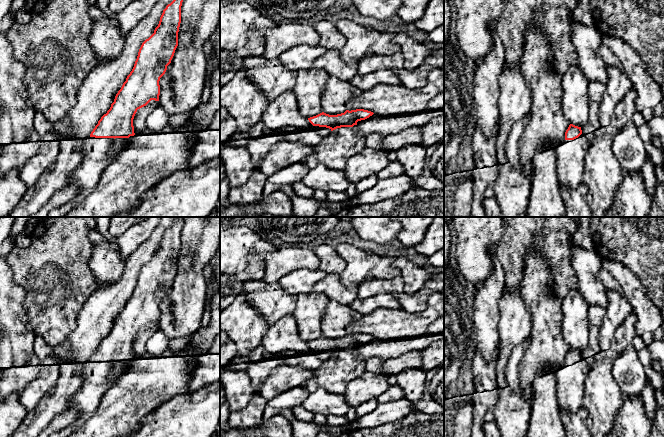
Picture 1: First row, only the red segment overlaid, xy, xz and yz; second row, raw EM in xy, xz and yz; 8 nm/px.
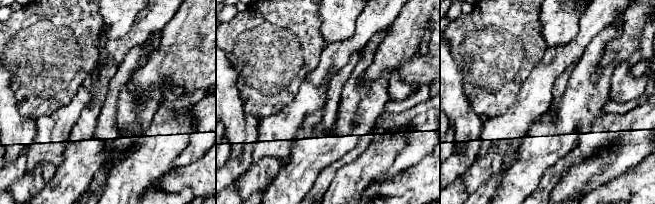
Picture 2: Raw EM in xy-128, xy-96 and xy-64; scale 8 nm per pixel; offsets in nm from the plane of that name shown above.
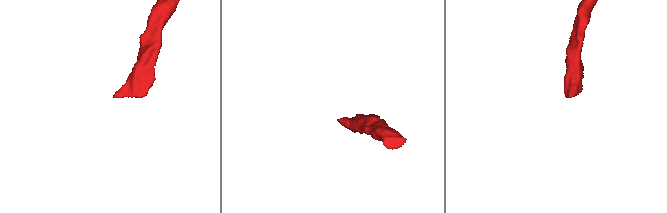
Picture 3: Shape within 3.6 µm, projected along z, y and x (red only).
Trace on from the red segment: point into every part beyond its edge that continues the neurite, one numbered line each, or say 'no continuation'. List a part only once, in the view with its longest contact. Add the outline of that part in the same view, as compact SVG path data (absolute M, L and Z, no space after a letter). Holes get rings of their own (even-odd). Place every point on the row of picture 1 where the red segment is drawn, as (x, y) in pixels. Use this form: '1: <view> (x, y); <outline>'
1: xy (97, 157); M114 138L84 139L82 162L69 177L69 183L77 186L78 194L72 202L52 210L49 217L64 217L75 205L93 192L101 174L114 160L111 157L114 144Z

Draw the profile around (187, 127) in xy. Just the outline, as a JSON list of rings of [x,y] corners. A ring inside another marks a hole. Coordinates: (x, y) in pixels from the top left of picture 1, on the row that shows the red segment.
[[[186,122],[179,128],[169,123],[160,131],[135,134],[128,147],[122,150],[101,174],[99,183],[85,199],[75,205],[64,217],[119,217],[138,206],[142,196],[177,171],[190,169],[189,159],[198,142],[196,123]]]

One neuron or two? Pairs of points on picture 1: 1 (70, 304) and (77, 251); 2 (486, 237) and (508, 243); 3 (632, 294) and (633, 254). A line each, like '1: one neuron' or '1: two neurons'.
1: one neuron
2: two neurons
3: two neurons

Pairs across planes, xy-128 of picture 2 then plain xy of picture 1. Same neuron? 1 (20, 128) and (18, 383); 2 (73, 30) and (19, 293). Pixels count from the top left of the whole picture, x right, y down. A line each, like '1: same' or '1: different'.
1: different
2: different

